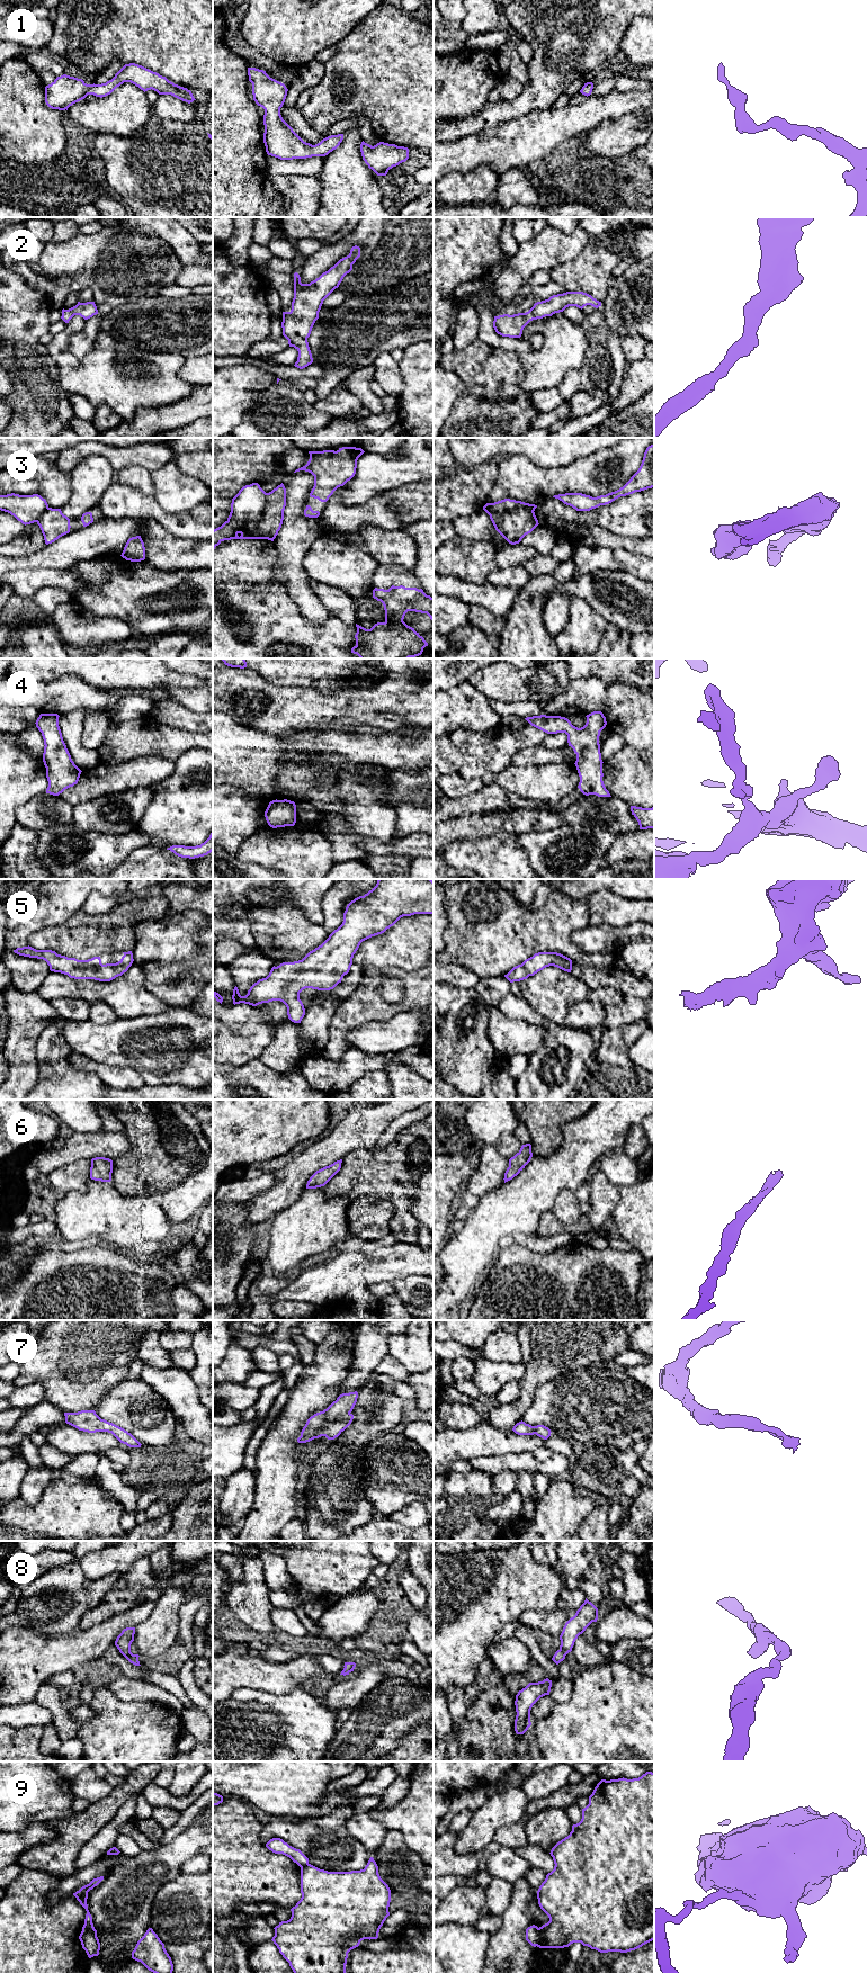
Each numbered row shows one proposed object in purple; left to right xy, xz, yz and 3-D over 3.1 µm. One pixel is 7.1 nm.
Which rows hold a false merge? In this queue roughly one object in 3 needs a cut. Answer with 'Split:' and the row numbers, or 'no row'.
Split: 3, 9

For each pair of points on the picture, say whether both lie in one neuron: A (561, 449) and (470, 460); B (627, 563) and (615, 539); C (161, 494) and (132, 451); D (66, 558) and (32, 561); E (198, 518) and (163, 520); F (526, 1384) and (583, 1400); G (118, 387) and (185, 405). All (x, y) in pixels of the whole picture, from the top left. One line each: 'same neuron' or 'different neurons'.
A: same neuron
B: different neurons
C: different neurons
D: same neuron
E: same neuron
F: different neurons
G: different neurons

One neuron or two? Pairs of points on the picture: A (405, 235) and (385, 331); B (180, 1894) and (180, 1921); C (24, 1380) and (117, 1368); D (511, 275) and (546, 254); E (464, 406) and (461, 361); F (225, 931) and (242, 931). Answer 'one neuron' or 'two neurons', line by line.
A: two neurons
B: one neuron
C: one neuron
D: one neuron
E: one neuron
F: one neuron

